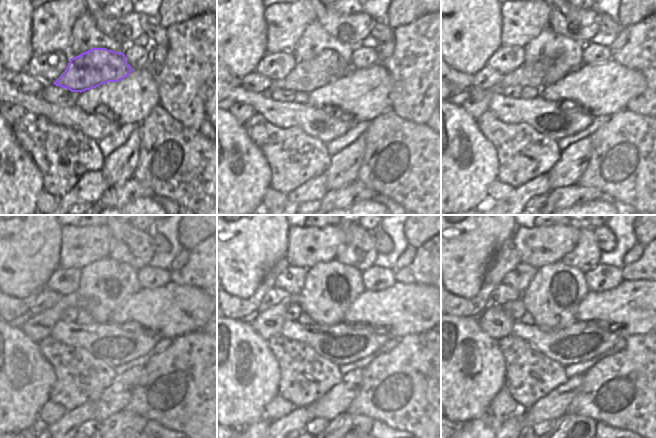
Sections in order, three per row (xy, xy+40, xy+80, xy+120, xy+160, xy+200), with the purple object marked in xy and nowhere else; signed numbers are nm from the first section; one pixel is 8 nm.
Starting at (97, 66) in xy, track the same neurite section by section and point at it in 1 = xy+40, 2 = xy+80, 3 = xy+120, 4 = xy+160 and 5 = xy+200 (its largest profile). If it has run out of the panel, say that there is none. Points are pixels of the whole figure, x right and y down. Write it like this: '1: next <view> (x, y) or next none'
1: next xy+40 (308, 75)
2: next xy+80 (532, 75)
3: next xy+120 (42, 323)
4: next xy+160 (267, 324)
5: next xy+200 (494, 321)

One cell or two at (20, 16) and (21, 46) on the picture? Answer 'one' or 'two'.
one

